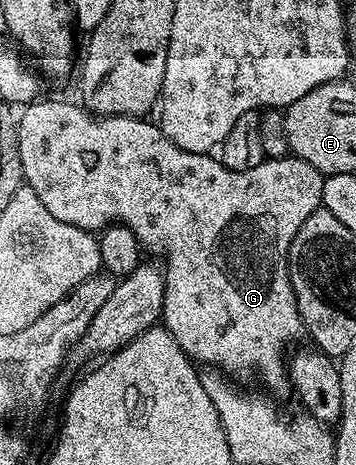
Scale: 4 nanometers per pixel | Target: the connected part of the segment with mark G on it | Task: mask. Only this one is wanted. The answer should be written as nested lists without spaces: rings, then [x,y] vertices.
[[[45,99],[34,101],[24,108],[25,111],[16,120],[17,148],[21,158],[21,173],[24,182],[35,191],[35,196],[43,201],[48,212],[60,221],[69,225],[78,226],[79,229],[92,233],[100,233],[106,227],[120,225],[131,229],[135,237],[141,242],[142,248],[153,255],[162,255],[165,258],[163,270],[165,273],[165,292],[163,293],[163,309],[161,319],[166,331],[175,337],[179,349],[193,360],[194,364],[202,365],[209,369],[220,369],[225,373],[231,371],[254,371],[267,386],[273,391],[281,391],[290,386],[287,370],[287,351],[285,346],[296,341],[303,335],[303,324],[297,303],[293,299],[293,290],[289,280],[289,250],[291,241],[295,241],[295,233],[299,233],[299,225],[311,217],[321,207],[323,185],[326,176],[321,174],[315,165],[296,157],[284,159],[266,159],[265,162],[255,165],[255,169],[232,171],[221,164],[220,158],[206,153],[187,153],[179,149],[164,135],[156,122],[136,115],[94,115],[84,106],[76,107],[73,103],[64,103],[61,99]]]

